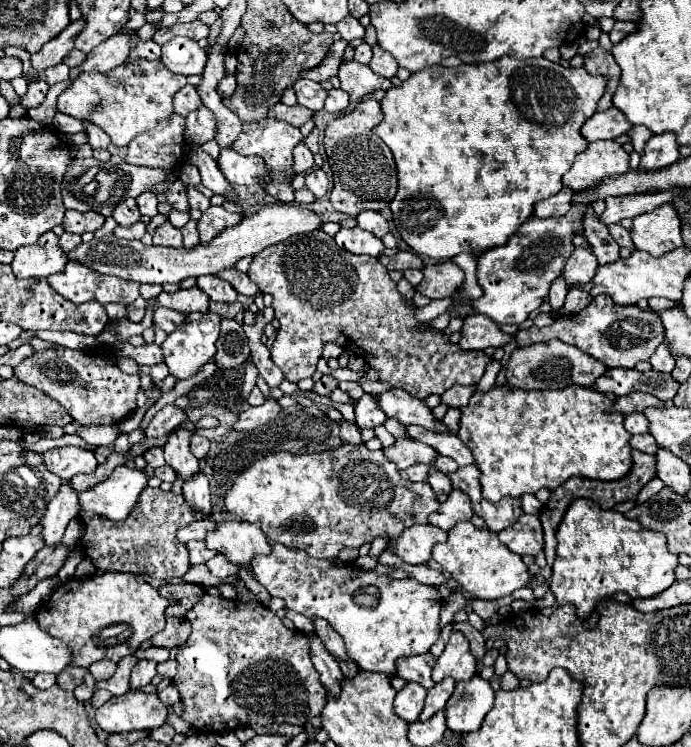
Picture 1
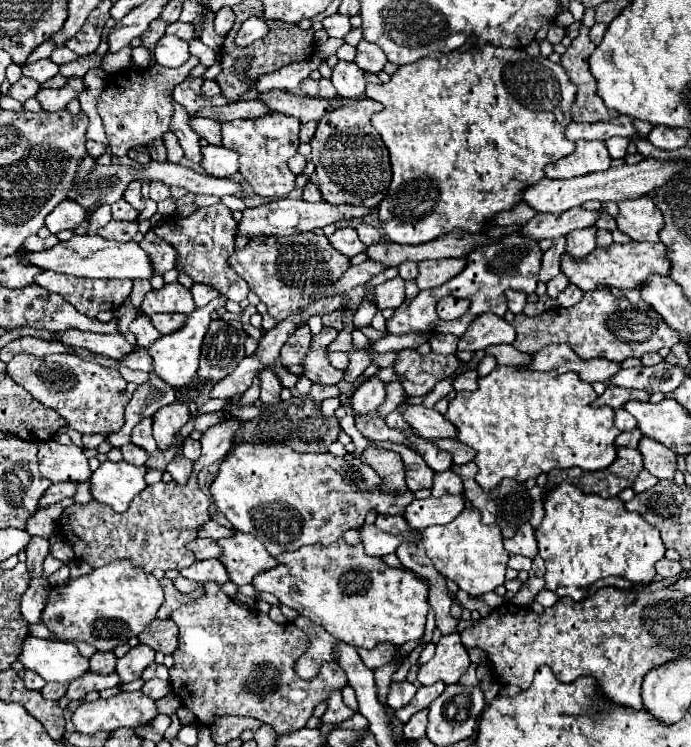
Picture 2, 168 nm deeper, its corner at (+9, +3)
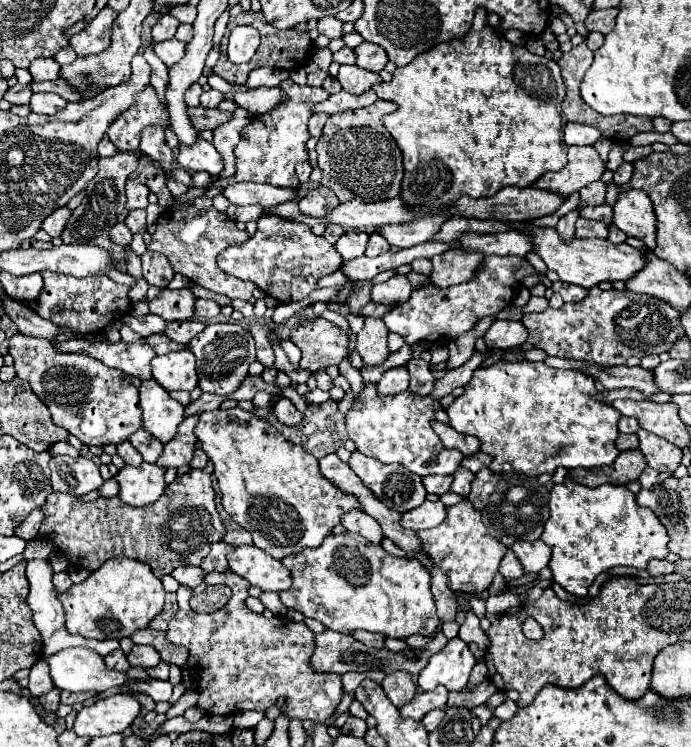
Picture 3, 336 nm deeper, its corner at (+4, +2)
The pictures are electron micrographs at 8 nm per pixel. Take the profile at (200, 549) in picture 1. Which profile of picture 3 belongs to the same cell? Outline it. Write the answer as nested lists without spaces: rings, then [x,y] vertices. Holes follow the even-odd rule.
[[[223,541],[211,543],[211,553],[201,561],[201,567],[203,567],[207,573],[211,573],[211,571],[219,571],[219,573],[227,571],[227,569],[229,569],[229,567],[227,567],[227,553],[229,553],[231,549],[233,549],[233,547],[227,545],[227,543],[223,543]]]

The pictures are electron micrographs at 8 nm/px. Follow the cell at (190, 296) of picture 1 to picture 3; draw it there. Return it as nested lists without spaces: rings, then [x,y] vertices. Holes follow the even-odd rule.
[[[163,289],[149,301],[149,311],[165,321],[195,319],[195,295],[191,289]]]

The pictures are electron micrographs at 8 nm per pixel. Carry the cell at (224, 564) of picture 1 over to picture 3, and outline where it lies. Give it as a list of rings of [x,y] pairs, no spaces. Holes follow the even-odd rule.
[[[179,567],[171,573],[179,583],[183,585],[189,585],[189,587],[197,587],[199,583],[203,583],[205,579],[205,573],[201,567]]]

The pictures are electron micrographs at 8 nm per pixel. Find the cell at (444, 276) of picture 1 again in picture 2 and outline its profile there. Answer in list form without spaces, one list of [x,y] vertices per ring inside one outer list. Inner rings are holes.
[[[458,258],[422,260],[418,266],[420,266],[420,274],[416,278],[416,284],[420,290],[426,290],[426,288],[440,286],[450,278],[458,276],[466,268],[466,260],[458,260]]]

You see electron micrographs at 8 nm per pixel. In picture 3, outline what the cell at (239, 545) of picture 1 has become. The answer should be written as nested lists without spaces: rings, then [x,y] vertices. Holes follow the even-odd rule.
[[[255,545],[235,547],[235,551],[229,553],[229,569],[263,591],[279,593],[291,585],[289,569]]]

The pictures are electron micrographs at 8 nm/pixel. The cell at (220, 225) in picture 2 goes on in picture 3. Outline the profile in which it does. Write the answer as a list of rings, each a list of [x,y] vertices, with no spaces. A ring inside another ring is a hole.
[[[193,205],[187,209],[173,209],[173,211],[165,211],[159,221],[157,221],[157,229],[153,233],[153,239],[149,243],[147,249],[163,253],[171,267],[175,269],[175,273],[181,273],[183,277],[191,279],[193,283],[225,295],[229,299],[243,299],[249,301],[251,293],[253,293],[253,283],[251,281],[243,281],[237,277],[231,277],[227,273],[223,273],[217,267],[217,255],[231,247],[231,245],[241,245],[249,239],[247,231],[237,229],[235,221],[231,221],[225,213],[219,213],[215,209],[207,209],[207,211],[199,211]]]

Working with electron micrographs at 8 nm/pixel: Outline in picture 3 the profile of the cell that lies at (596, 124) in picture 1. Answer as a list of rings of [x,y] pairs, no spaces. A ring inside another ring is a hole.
[[[567,123],[563,129],[563,139],[567,145],[595,145],[601,137],[603,137],[603,133],[589,125]]]

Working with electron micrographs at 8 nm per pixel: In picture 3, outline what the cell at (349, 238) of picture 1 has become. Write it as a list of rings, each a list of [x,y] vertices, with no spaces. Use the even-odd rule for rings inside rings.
[[[347,231],[339,237],[339,241],[335,243],[335,249],[341,253],[341,257],[345,261],[349,259],[357,259],[365,253],[365,245],[367,245],[369,235],[363,231]]]

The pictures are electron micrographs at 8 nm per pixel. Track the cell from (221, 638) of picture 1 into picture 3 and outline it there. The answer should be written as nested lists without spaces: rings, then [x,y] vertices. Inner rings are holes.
[[[233,571],[207,573],[205,583],[227,585],[233,591],[227,605],[215,613],[193,613],[189,604],[193,592],[180,585],[176,592],[179,610],[167,629],[167,639],[187,647],[189,655],[197,659],[197,707],[207,715],[235,715],[249,709],[267,711],[277,699],[283,699],[281,713],[287,719],[323,723],[331,717],[341,701],[343,685],[339,675],[315,675],[311,671],[309,657],[315,647],[315,633],[305,623],[267,619],[249,611],[245,607],[249,583]]]

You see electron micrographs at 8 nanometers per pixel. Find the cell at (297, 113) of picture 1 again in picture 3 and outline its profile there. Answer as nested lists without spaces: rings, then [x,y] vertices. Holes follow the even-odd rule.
[[[193,107],[193,109],[187,109],[189,113],[189,119],[193,123],[193,127],[197,131],[203,131],[203,129],[217,129],[221,123],[229,121],[231,119],[231,111],[221,111],[221,109],[207,109],[207,107]]]

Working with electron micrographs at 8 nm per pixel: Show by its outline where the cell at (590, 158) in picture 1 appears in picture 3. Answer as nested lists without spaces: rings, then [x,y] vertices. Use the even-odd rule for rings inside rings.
[[[569,147],[567,165],[561,171],[547,171],[539,181],[533,183],[533,187],[555,191],[563,197],[569,197],[571,193],[579,191],[581,187],[599,181],[605,173],[605,161],[599,157],[595,147]]]

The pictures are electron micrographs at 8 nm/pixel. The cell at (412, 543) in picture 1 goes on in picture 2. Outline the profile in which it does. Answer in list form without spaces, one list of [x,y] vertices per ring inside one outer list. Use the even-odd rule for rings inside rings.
[[[362,524],[358,528],[358,532],[360,532],[360,540],[370,556],[386,556],[390,552],[396,552],[396,548],[402,540],[414,540],[414,542],[420,540],[418,532],[414,532],[414,534],[404,532],[402,536],[390,536],[386,532],[378,530],[374,524]]]

